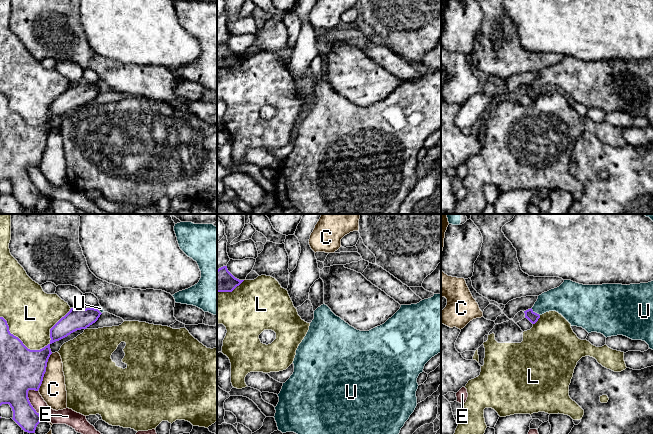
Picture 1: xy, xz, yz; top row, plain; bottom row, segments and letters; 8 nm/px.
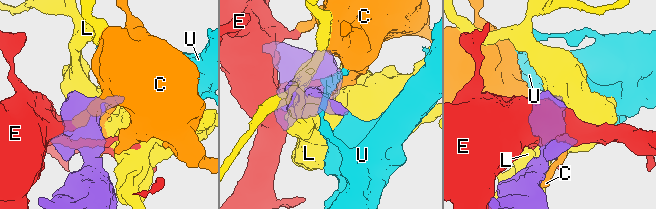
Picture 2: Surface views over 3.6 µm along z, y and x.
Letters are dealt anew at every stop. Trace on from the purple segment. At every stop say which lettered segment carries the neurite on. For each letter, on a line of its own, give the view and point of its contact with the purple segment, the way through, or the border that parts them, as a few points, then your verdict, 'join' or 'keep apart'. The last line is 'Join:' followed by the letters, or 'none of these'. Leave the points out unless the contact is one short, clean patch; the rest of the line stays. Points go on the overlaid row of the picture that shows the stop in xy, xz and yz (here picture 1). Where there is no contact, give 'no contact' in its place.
C: meets purple in xy at (45, 371); keep apart
E: meets purple in xy at (30, 404); keep apart
L: meets purple in xy at (38, 350); keep apart
U: meets purple in yz at (534, 312); runs through yz (533, 317), (534, 312), (547, 301), (562, 299); join
Join: U

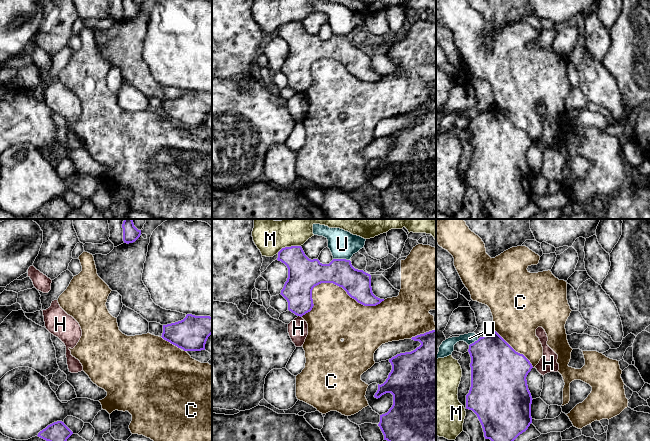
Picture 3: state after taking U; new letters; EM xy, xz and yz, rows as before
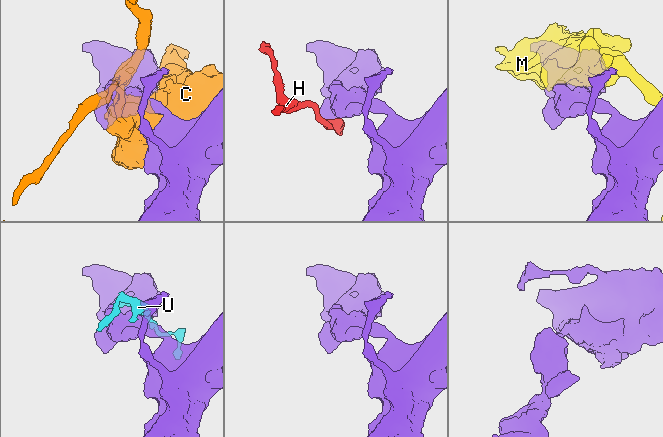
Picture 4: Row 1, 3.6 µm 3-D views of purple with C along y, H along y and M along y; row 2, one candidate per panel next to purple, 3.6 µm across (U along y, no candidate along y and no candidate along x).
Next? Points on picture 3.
C: meets purple in xz at (333, 283); keep apart
H: meets purple in xz at (300, 316); border along xz (298, 315), (301, 317); keep apart
M: meets purple in xz at (288, 247); keep apart
U: meets purple in xz at (341, 259); keep apart
Join: none of these

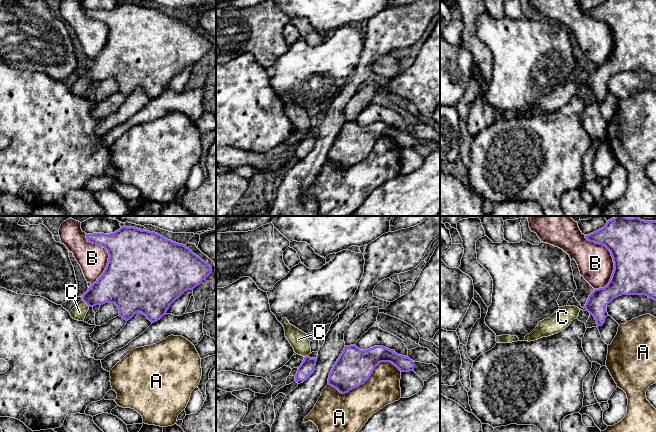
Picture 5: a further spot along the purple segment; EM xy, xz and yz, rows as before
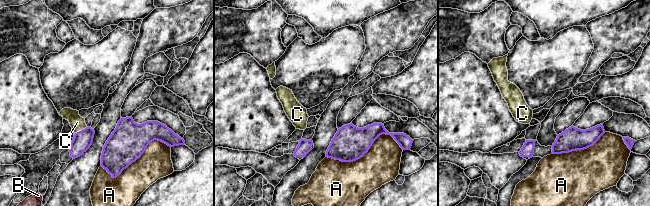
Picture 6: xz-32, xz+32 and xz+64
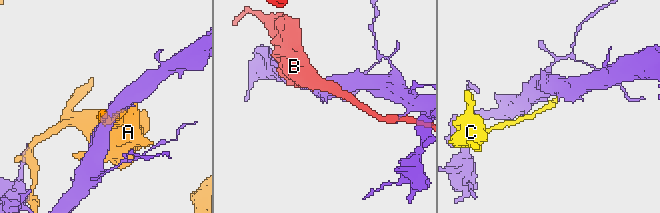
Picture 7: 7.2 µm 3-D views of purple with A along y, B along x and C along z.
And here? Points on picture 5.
A: meets purple in xz at (366, 380); keep apart
B: meets purple in yz at (612, 257); keep apart
C: meets purple in xy at (86, 303); runs through xy (112, 286), (94, 295), (86, 303), (79, 312); join
Join: C

